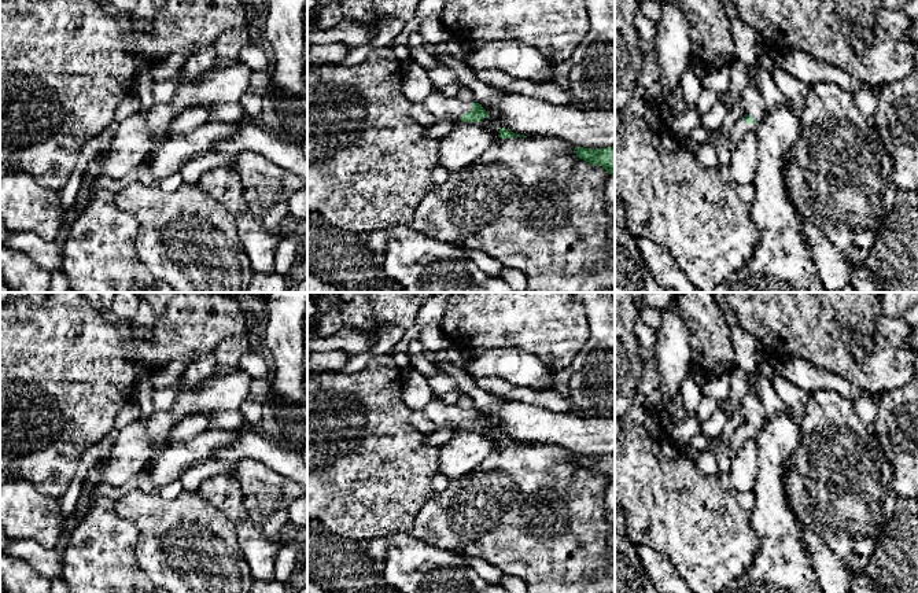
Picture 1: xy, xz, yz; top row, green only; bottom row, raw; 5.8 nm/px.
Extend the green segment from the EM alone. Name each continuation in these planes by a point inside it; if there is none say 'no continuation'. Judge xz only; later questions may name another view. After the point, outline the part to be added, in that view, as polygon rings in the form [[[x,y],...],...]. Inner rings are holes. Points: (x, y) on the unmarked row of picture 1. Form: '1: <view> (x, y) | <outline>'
1: xz (441, 413) | [[[440,397],[434,398],[424,408],[424,413],[436,427],[456,426],[472,419],[472,410],[462,410],[456,405],[445,404]]]

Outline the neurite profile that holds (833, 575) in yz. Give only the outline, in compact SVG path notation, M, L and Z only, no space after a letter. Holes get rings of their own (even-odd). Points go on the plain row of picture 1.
M807 531L801 537L801 542L822 592L848 593L855 572L827 548L818 534Z

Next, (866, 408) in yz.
M858 397L852 401L855 412L869 424L871 424L877 415L877 404L867 397Z

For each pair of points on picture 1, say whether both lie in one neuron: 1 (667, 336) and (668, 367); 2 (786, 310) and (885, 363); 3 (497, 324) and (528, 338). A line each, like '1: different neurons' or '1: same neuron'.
1: same neuron
2: same neuron
3: same neuron

